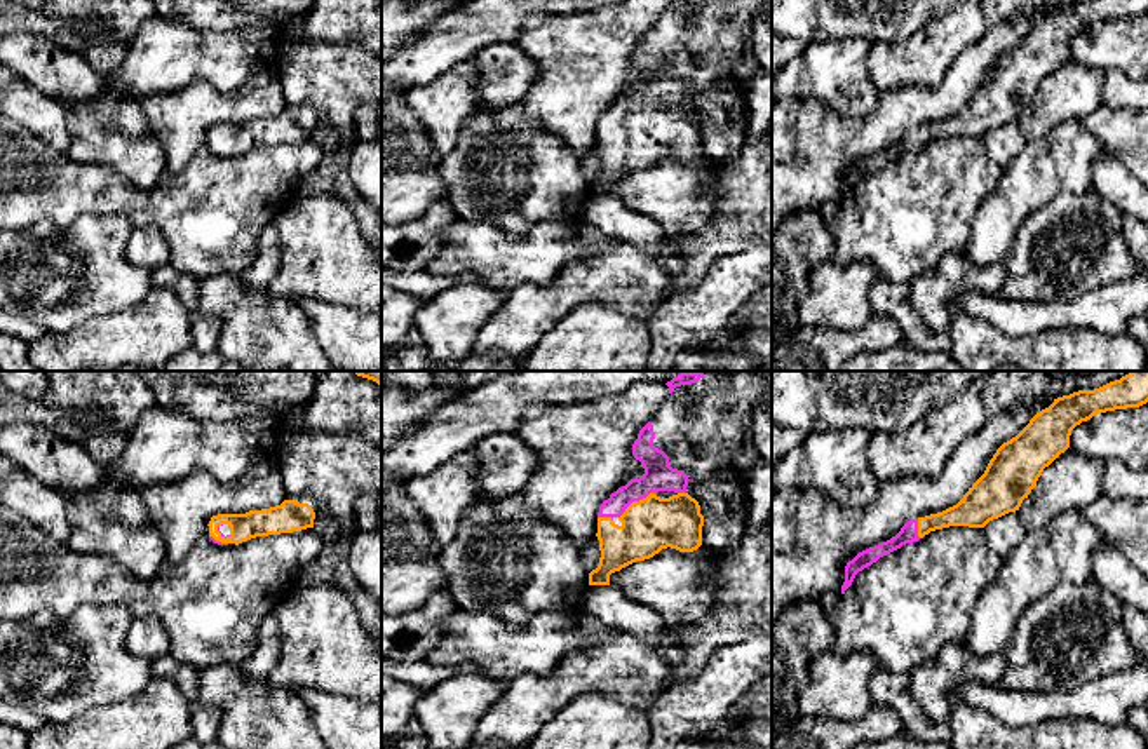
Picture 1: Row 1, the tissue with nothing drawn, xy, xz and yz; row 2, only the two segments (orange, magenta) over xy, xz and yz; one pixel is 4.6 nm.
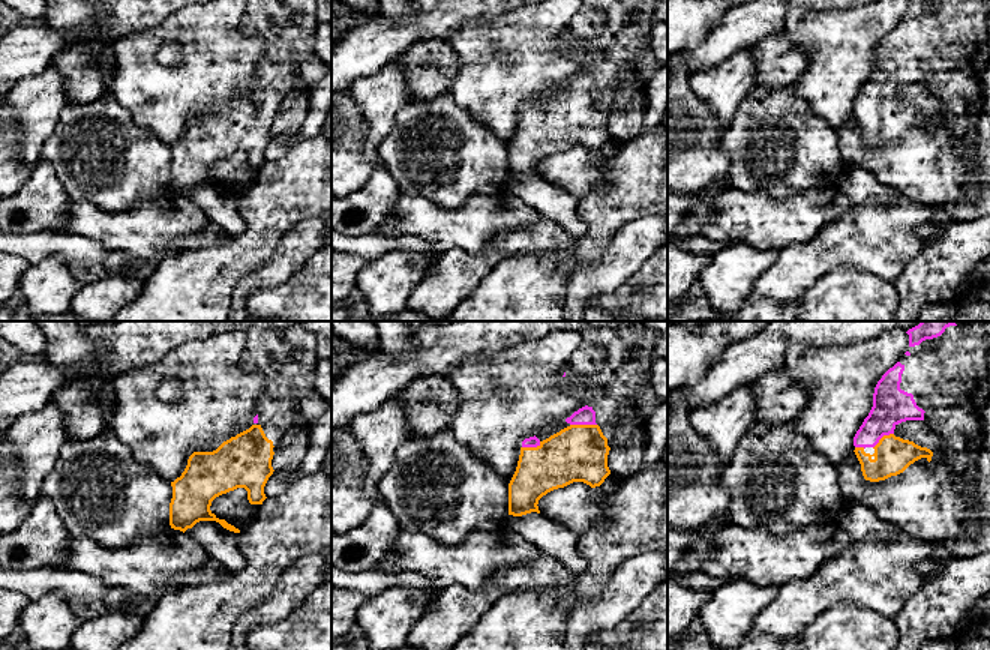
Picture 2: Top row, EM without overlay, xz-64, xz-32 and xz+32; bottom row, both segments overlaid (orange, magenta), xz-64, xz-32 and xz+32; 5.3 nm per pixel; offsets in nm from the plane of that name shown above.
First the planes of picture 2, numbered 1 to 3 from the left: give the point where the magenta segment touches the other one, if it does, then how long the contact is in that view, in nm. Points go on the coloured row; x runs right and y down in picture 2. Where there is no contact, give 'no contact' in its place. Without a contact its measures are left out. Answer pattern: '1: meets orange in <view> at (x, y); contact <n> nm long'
1: no contact
2: meets orange in xz-32 at (584, 425); contact 140 nm long
3: meets orange in xz+32 at (882, 437); contact 140 nm long

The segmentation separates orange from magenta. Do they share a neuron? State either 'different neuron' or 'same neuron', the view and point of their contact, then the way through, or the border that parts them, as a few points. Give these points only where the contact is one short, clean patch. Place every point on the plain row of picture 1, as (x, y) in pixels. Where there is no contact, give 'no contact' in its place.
same neuron | xz (634, 112) | across xz (650, 134), (634, 112), (659, 86)

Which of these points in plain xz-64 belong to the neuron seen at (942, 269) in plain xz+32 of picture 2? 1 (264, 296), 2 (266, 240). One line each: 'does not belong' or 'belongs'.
1: does not belong
2: does not belong

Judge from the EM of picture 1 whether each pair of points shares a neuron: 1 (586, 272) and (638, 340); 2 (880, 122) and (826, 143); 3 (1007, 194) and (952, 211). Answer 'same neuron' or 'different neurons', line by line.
1: different neurons
2: same neuron
3: different neurons

